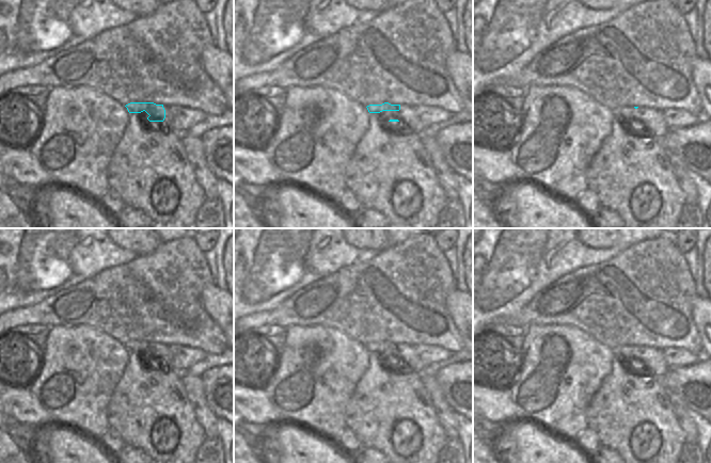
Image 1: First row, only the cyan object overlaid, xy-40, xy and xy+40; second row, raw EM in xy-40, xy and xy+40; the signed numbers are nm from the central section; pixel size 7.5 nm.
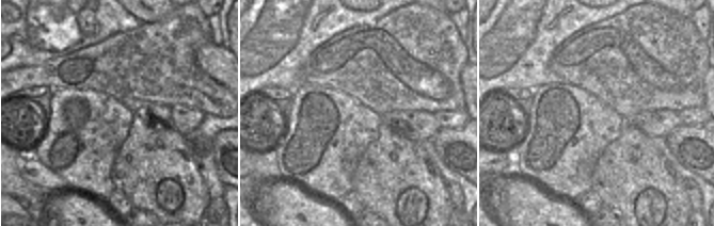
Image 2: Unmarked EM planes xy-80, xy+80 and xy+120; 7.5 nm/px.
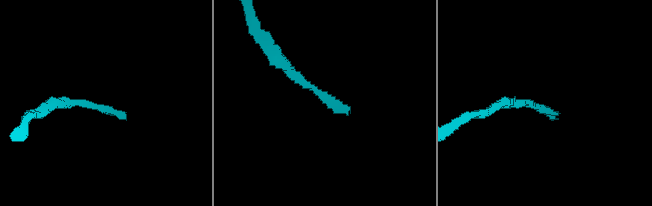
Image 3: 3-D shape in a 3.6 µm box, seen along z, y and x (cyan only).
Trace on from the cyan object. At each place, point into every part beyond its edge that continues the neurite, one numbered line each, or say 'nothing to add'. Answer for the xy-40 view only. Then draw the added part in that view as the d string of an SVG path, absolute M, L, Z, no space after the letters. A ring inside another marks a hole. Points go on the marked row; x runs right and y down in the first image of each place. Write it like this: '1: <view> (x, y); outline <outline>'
1: xy-40 (168, 120); outline M163 106L164 110L165 110L165 118L164 118L164 123L165 126L171 126L172 125L172 116L170 114L170 107Z

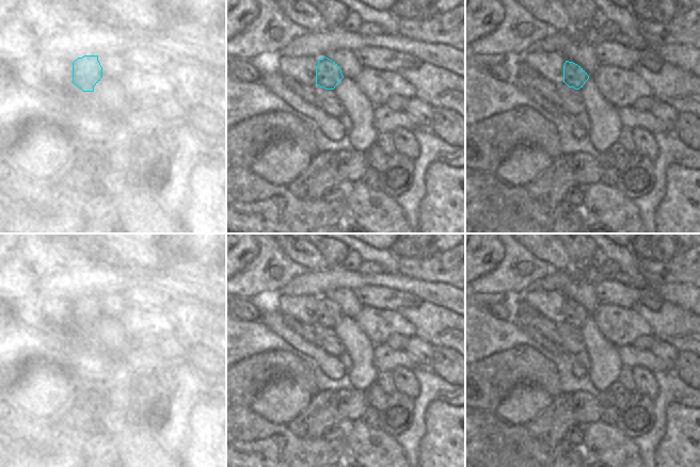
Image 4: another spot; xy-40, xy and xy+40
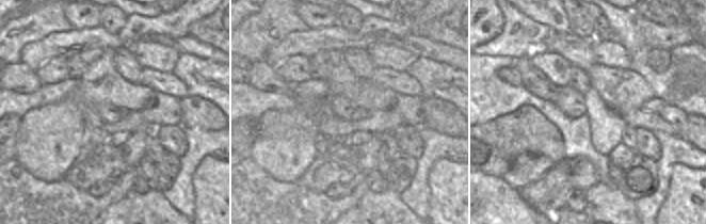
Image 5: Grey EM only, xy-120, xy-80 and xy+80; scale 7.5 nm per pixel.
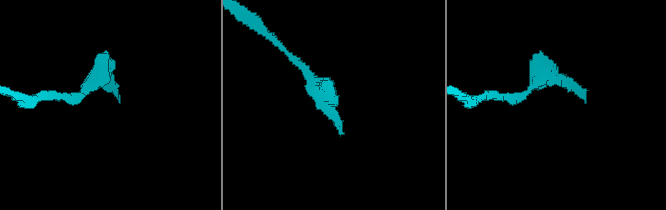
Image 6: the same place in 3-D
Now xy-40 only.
nothing to add

